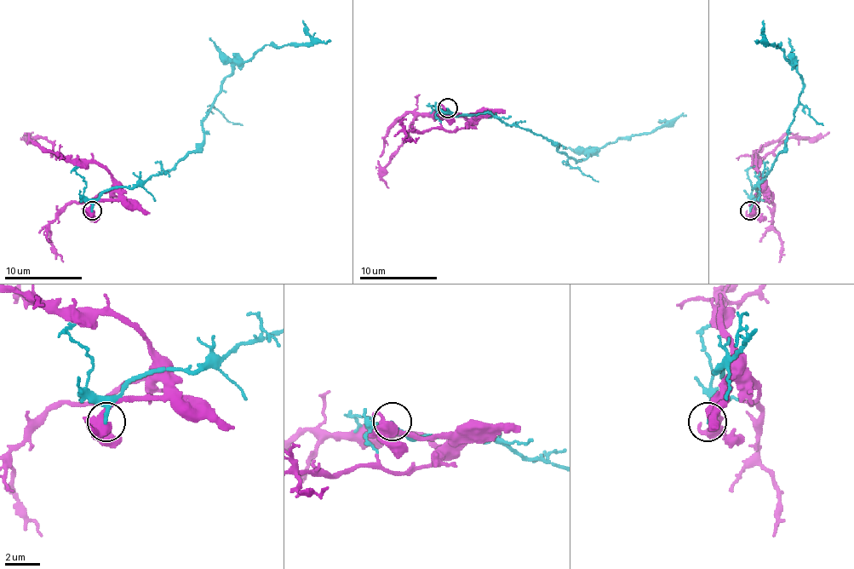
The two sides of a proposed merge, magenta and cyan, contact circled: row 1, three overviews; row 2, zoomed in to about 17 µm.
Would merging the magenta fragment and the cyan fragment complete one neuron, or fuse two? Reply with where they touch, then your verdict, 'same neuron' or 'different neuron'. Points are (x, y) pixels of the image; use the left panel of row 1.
(92, 210) | different neuron

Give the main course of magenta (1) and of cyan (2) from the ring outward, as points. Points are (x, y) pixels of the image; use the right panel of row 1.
1: (750, 210), (759, 198), (759, 172), (756, 168), (756, 158), (764, 157), (788, 137), (818, 137), (829, 131)
2: (750, 210), (753, 187), (770, 172), (787, 141), (802, 93), (802, 77), (779, 44), (756, 40)

